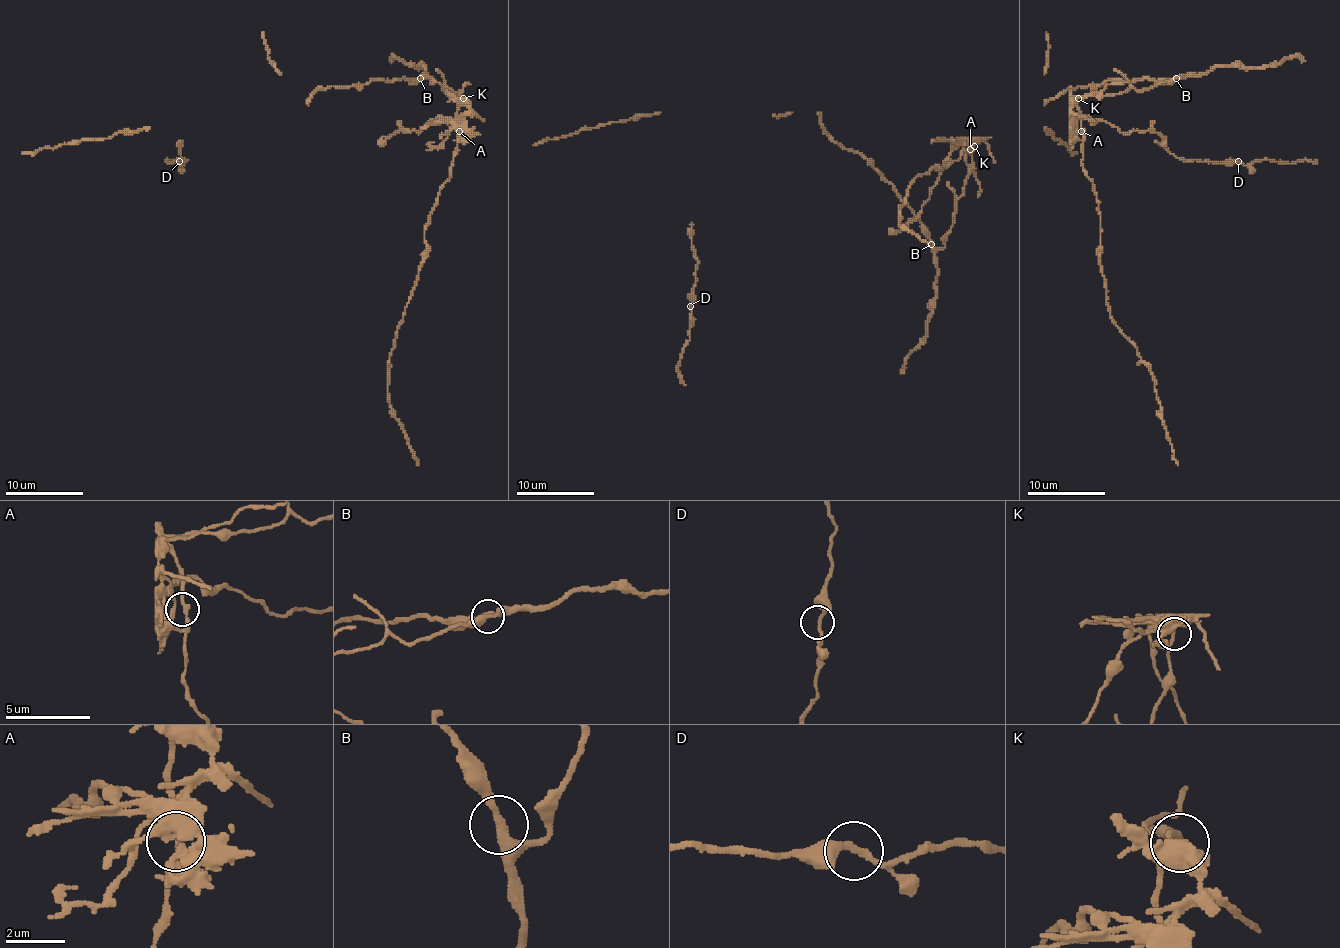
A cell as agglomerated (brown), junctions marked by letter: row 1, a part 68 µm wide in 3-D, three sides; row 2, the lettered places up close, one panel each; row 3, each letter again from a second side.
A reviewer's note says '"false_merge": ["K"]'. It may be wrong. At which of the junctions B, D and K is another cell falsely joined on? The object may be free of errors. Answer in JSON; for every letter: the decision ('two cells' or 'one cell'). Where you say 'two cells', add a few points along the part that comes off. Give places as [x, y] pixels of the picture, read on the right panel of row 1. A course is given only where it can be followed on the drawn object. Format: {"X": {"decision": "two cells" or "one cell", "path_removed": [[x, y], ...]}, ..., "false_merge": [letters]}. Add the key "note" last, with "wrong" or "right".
{"B": {"decision": "one cell"}, "D": {"decision": "one cell"}, "K": {"decision": "two cells", "path_removed": [[1077, 98], [1081, 165], [1093, 183], [1100, 216], [1106, 303], [1154, 382], [1178, 465]]}, "false_merge": ["K"], "note": "right"}

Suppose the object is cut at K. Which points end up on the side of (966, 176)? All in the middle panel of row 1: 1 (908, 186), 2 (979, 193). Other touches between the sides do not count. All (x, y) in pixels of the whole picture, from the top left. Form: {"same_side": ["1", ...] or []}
{"same_side": []}

